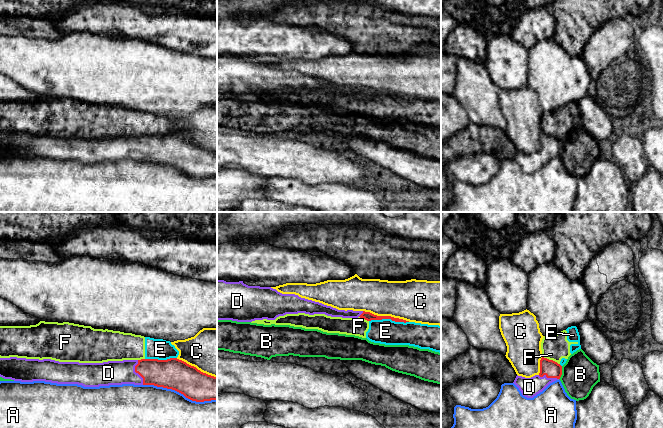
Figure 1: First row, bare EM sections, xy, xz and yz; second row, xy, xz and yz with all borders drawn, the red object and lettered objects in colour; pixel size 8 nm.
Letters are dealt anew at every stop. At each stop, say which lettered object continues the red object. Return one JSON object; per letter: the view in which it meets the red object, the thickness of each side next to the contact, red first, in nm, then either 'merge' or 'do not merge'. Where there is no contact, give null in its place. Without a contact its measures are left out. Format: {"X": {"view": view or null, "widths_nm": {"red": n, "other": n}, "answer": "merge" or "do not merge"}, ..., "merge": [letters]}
{"A": {"view": "xy", "widths_nm": {"red": 240, "other": 340}, "answer": "do not merge"}, "B": {"view": "yz", "widths_nm": {"red": 140, "other": 300}, "answer": "do not merge"}, "C": {"view": "xz", "widths_nm": {"red": 70, "other": 340}, "answer": "do not merge"}, "D": {"view": "xy", "widths_nm": {"red": 220, "other": 190}, "answer": "merge"}, "E": {"view": "xz", "widths_nm": {"red": 70, "other": 200}, "answer": "do not merge"}, "F": {"view": "yz", "widths_nm": {"red": 140, "other": 200}, "answer": "do not merge"}, "merge": ["D"]}

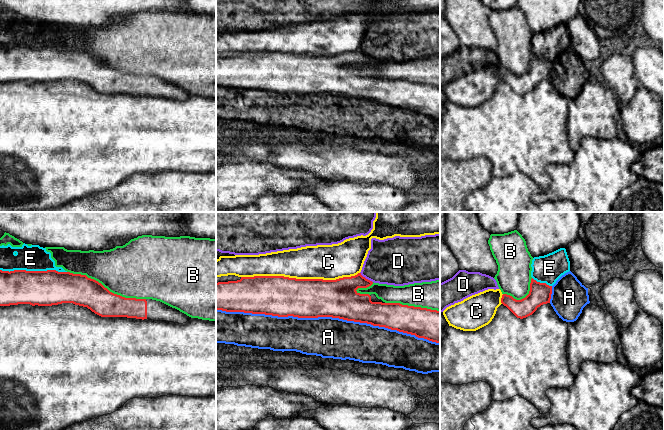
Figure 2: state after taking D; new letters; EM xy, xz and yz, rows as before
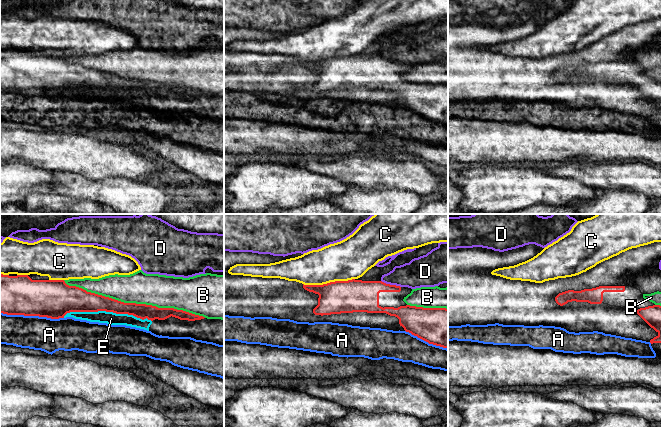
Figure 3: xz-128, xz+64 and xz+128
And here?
{"A": {"view": "xz", "widths_nm": {"red": 320, "other": 320}, "answer": "do not merge"}, "B": {"view": "xy", "widths_nm": {"red": 240, "other": 440}, "answer": "do not merge"}, "C": {"view": "xz", "widths_nm": {"red": 320, "other": 280}, "answer": "do not merge"}, "D": {"view": "xz", "widths_nm": {"red": 280, "other": 380}, "answer": "do not merge"}, "E": {"view": "xy", "widths_nm": {"red": 280, "other": 200}, "answer": "do not merge"}, "merge": []}

